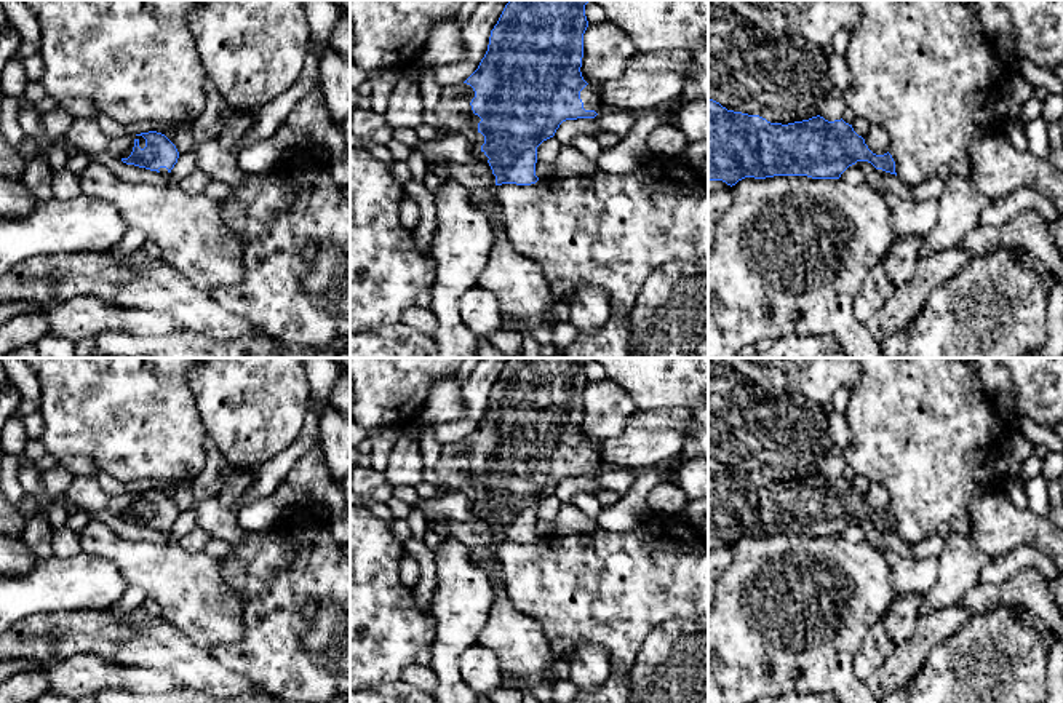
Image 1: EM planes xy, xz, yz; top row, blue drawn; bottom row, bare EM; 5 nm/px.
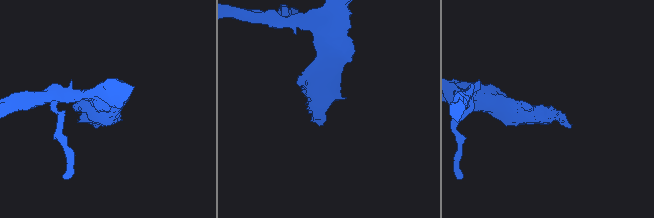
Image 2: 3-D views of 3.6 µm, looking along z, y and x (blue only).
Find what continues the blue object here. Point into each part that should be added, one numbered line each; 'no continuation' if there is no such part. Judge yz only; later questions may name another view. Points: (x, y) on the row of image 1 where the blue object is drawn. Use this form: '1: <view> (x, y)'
no continuation

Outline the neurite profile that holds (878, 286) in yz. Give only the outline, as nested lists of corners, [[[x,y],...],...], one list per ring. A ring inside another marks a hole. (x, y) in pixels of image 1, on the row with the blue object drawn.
[[[882,265],[874,267],[865,278],[862,291],[855,299],[855,316],[866,321],[879,312],[884,302],[890,297],[895,286]]]

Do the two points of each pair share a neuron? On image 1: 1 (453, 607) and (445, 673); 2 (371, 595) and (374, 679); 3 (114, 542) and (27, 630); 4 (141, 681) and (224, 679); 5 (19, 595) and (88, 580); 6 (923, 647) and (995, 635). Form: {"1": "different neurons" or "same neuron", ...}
{"1": "same neuron", "2": "same neuron", "3": "different neurons", "4": "different neurons", "5": "same neuron", "6": "different neurons"}

